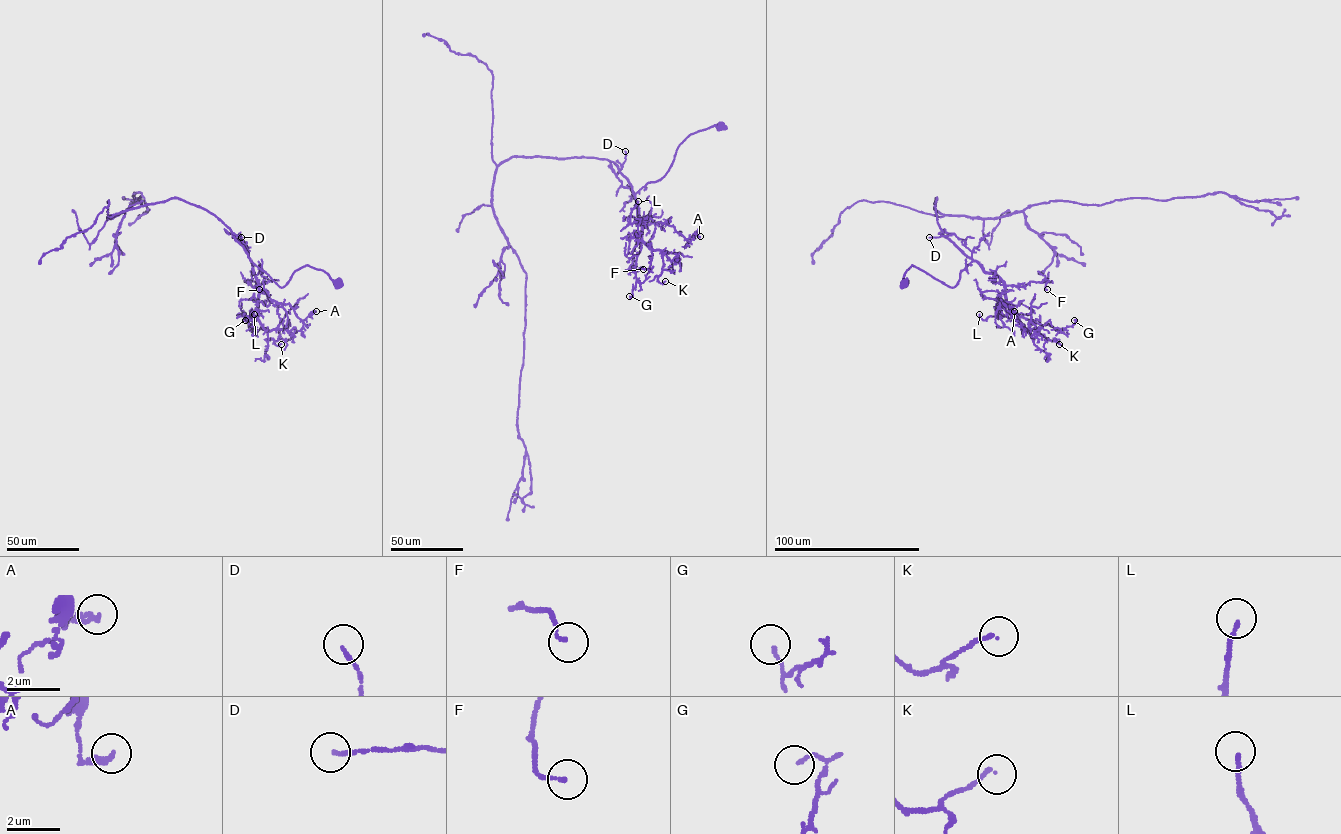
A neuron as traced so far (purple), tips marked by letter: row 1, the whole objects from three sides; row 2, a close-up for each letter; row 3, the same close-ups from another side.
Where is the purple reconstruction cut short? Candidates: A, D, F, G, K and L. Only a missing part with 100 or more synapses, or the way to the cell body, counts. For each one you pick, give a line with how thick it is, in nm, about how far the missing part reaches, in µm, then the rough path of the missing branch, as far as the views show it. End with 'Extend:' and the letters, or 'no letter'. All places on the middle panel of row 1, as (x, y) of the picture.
Extend: no letter

